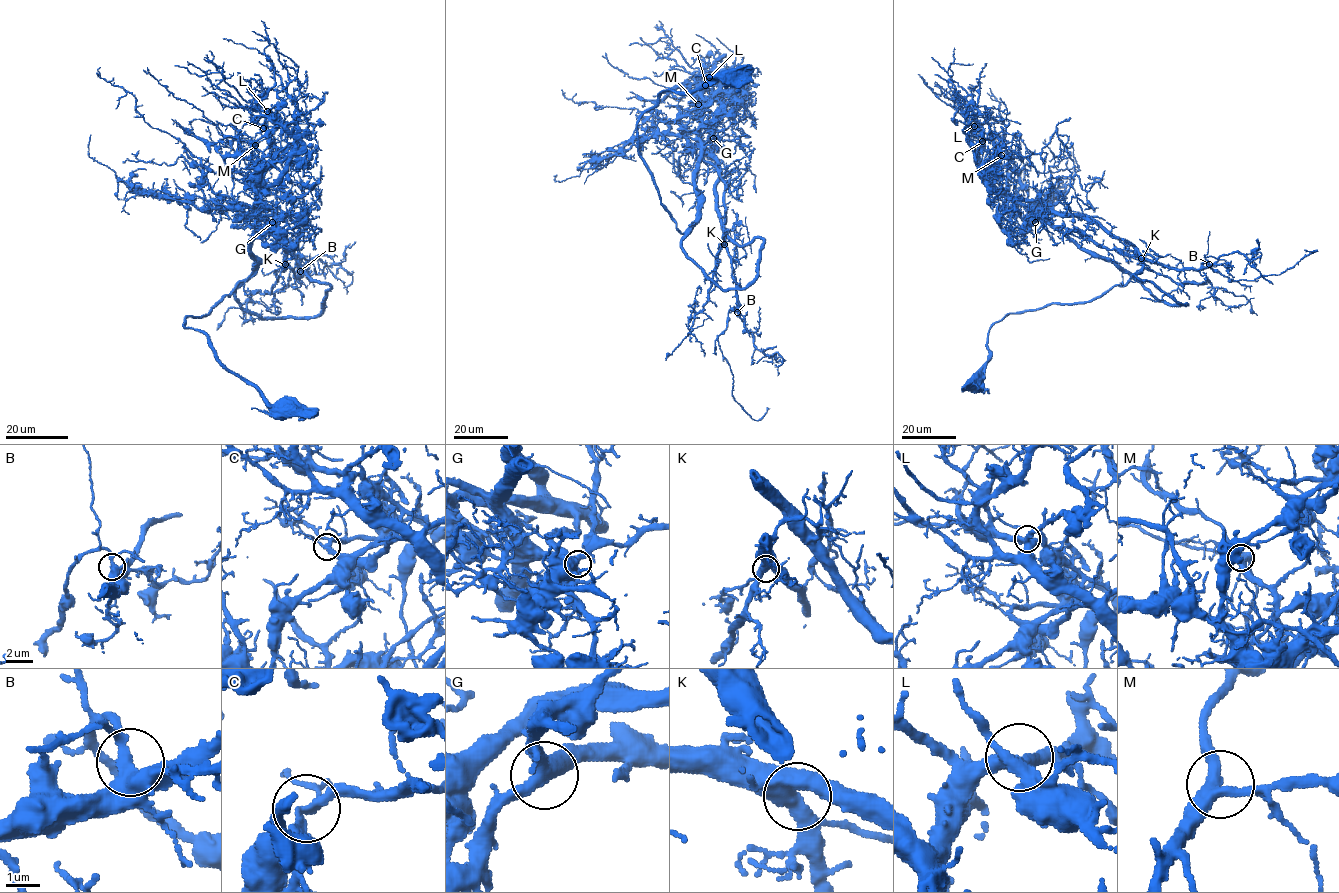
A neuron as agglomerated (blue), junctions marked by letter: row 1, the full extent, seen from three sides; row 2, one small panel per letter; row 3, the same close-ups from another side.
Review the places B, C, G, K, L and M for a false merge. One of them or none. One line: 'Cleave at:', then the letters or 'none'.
Cleave at: none

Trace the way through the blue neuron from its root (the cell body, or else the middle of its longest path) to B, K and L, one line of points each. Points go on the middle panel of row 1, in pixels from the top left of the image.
B: (734, 78), (663, 92), (637, 139), (681, 233), (696, 218), (695, 169), (716, 169), (737, 312)
K: (734, 78), (664, 91), (637, 125), (681, 233), (696, 218), (695, 169), (716, 169), (724, 244)
L: (734, 78), (664, 91), (637, 125), (681, 233), (696, 215), (695, 81), (720, 84), (709, 77)

